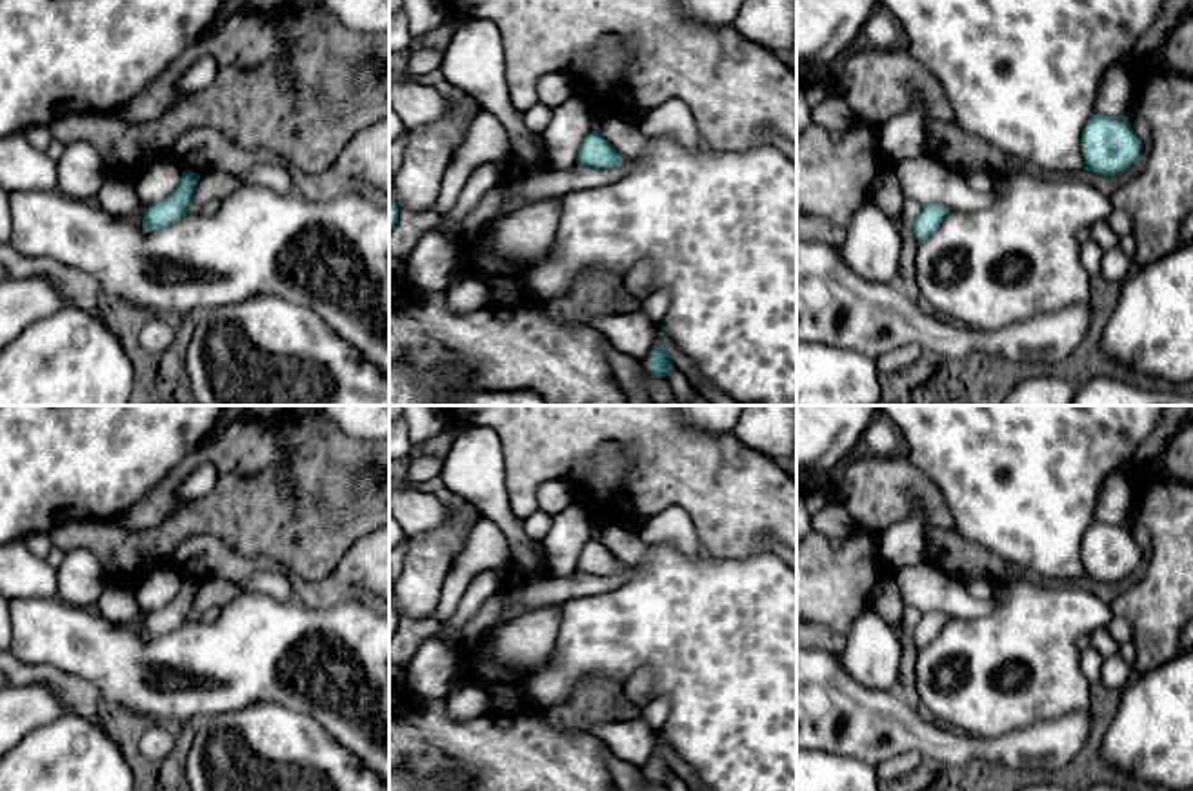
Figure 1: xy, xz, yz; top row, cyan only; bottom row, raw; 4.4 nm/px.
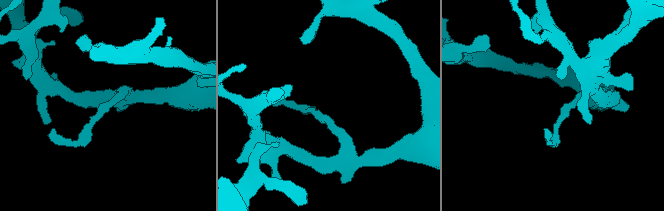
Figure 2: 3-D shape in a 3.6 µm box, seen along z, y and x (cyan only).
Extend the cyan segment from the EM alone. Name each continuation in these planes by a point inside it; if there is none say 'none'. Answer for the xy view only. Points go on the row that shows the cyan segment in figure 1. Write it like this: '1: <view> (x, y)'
none

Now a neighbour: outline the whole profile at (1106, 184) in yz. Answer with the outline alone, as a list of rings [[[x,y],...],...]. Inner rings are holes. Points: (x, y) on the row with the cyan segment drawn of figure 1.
[[[1133,105],[1133,111],[1128,115],[1128,118],[1129,118],[1133,133],[1142,144],[1138,160],[1120,175],[1097,175],[1093,171],[1086,171],[1082,175],[1082,178],[1091,187],[1095,187],[1097,191],[1108,196],[1111,196],[1118,187],[1122,187],[1129,180],[1137,178],[1144,171],[1149,153],[1151,153],[1153,133],[1151,133],[1151,125],[1148,124],[1148,120],[1137,113],[1135,105]]]

